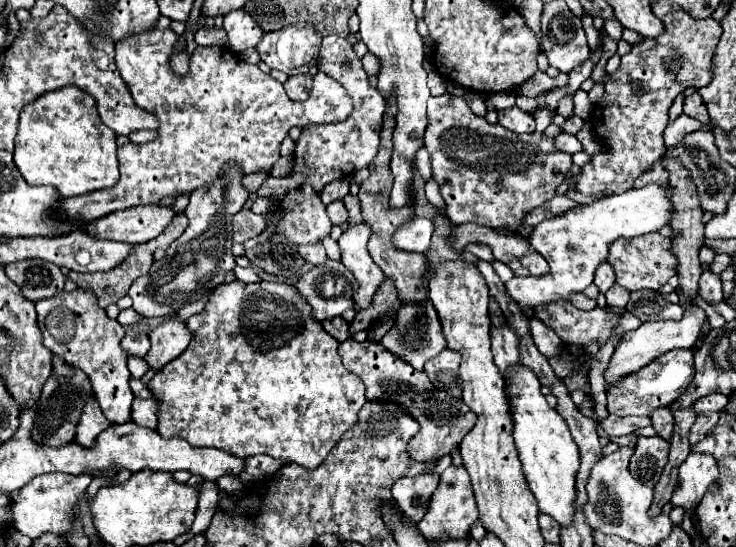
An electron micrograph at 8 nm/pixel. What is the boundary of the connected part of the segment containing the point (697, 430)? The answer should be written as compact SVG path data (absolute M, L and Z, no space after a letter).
M712 413L712 415L700 415L700 417L696 419L696 423L692 425L692 429L690 429L690 443L696 445L698 441L702 441L702 439L710 433L710 429L718 423L718 419L720 419L718 413Z

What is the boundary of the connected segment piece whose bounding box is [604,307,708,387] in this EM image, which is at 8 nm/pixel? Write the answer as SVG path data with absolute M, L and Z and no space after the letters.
M698 307L698 309L686 309L684 317L680 321L648 321L642 327L638 327L636 331L626 333L624 339L618 343L618 347L616 347L612 359L610 359L610 365L608 365L608 369L604 373L606 387L610 387L616 379L622 379L624 375L630 375L630 373L638 371L640 367L654 361L656 357L660 357L666 351L692 349L698 343L702 327L704 327L706 321L708 321L706 311Z

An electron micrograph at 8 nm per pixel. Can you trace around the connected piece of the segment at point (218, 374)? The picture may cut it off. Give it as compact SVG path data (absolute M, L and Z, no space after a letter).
M234 281L228 285L218 285L216 291L210 295L210 301L206 303L204 311L198 315L192 315L188 319L188 325L194 331L194 337L192 337L188 349L182 355L178 355L174 361L166 363L148 383L148 389L152 391L152 395L158 403L156 431L162 437L182 437L188 443L192 443L194 447L216 447L216 449L222 449L222 451L228 451L228 453L240 455L240 457L270 455L270 457L282 459L286 463L298 463L298 465L308 467L308 469L316 469L318 465L322 465L322 461L332 451L332 447L342 439L344 431L348 431L350 427L354 427L358 423L358 411L366 403L366 397L364 397L362 379L358 375L346 371L342 365L342 359L338 355L340 343L324 331L322 323L316 323L312 319L312 309L298 297L300 295L296 295L296 289L288 283L260 281L260 283L246 285L242 281Z

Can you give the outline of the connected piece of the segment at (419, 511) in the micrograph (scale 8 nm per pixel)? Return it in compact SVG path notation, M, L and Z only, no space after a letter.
M438 475L402 477L394 483L392 497L410 521L420 523L428 509L428 503L430 503L430 497L432 497L436 485L438 485Z

